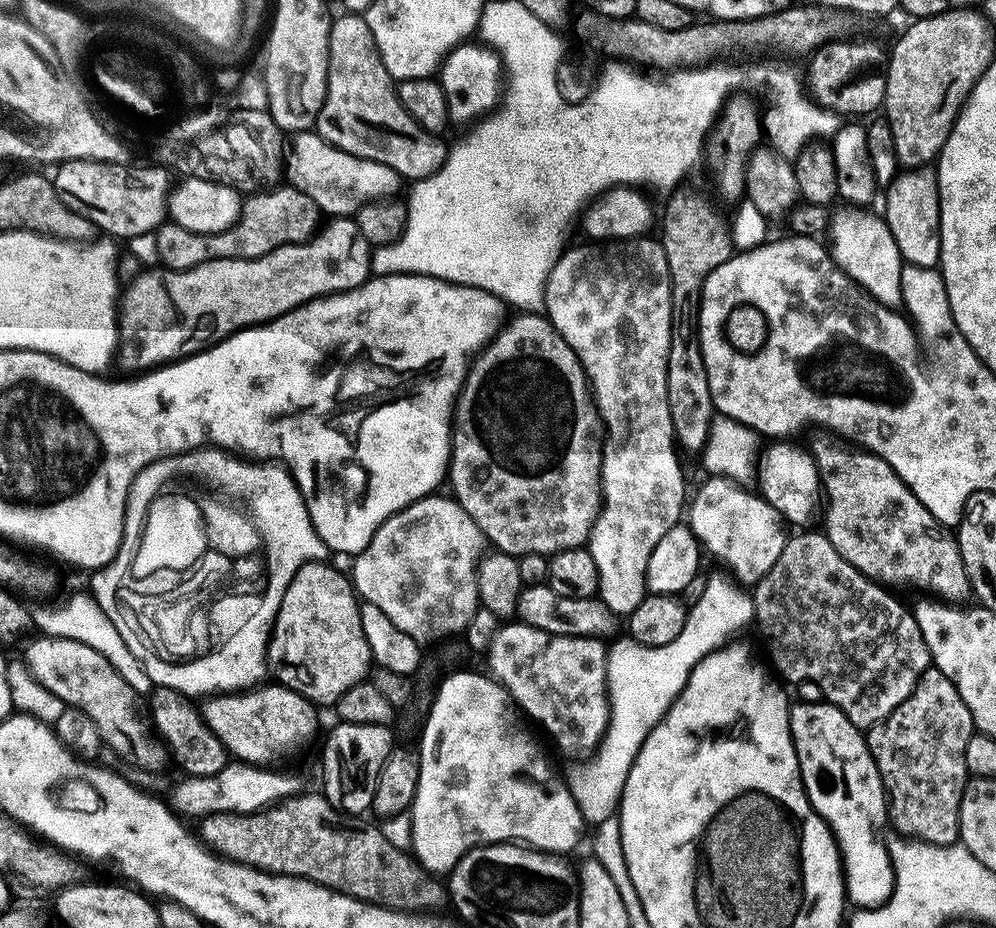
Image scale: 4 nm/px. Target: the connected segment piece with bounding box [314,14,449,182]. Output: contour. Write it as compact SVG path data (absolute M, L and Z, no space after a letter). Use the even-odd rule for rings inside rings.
M343 14L332 20L332 29L328 35L328 93L324 98L314 128L323 140L327 140L346 154L382 162L390 166L405 181L415 182L433 176L449 154L449 149L433 133L425 132L410 118L408 111L396 97L396 84L386 70L380 57L378 46L370 34L370 26L360 14Z

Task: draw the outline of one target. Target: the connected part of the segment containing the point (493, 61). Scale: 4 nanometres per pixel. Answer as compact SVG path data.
M465 42L459 48L452 49L438 69L438 79L445 94L449 121L456 123L457 120L460 124L466 123L467 120L479 121L485 114L491 113L501 99L501 57L483 43L472 43Z

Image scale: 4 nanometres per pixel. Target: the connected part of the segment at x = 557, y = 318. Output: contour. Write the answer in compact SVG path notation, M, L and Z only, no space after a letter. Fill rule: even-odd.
M648 239L584 242L588 244L581 248L569 247L550 270L544 287L544 312L580 359L601 421L610 422L614 430L607 432L602 440L602 503L586 547L594 558L594 566L598 566L598 598L618 618L626 618L643 602L648 587L646 566L650 554L654 554L654 546L662 542L665 534L681 523L686 508L684 472L676 457L678 448L672 435L666 398L666 362L672 325L670 270L666 266L663 243L659 239Z

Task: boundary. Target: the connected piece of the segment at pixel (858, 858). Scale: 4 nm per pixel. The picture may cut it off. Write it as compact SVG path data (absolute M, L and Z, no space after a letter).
M827 702L820 704L791 705L788 717L796 757L800 763L800 777L812 809L832 829L842 857L842 871L846 881L846 896L860 908L875 908L884 903L892 892L896 883L896 876L892 873L892 860L888 857L885 841L876 840L876 828L886 824L886 793L884 783L878 774L878 766L868 749L865 733L842 714L835 706Z

